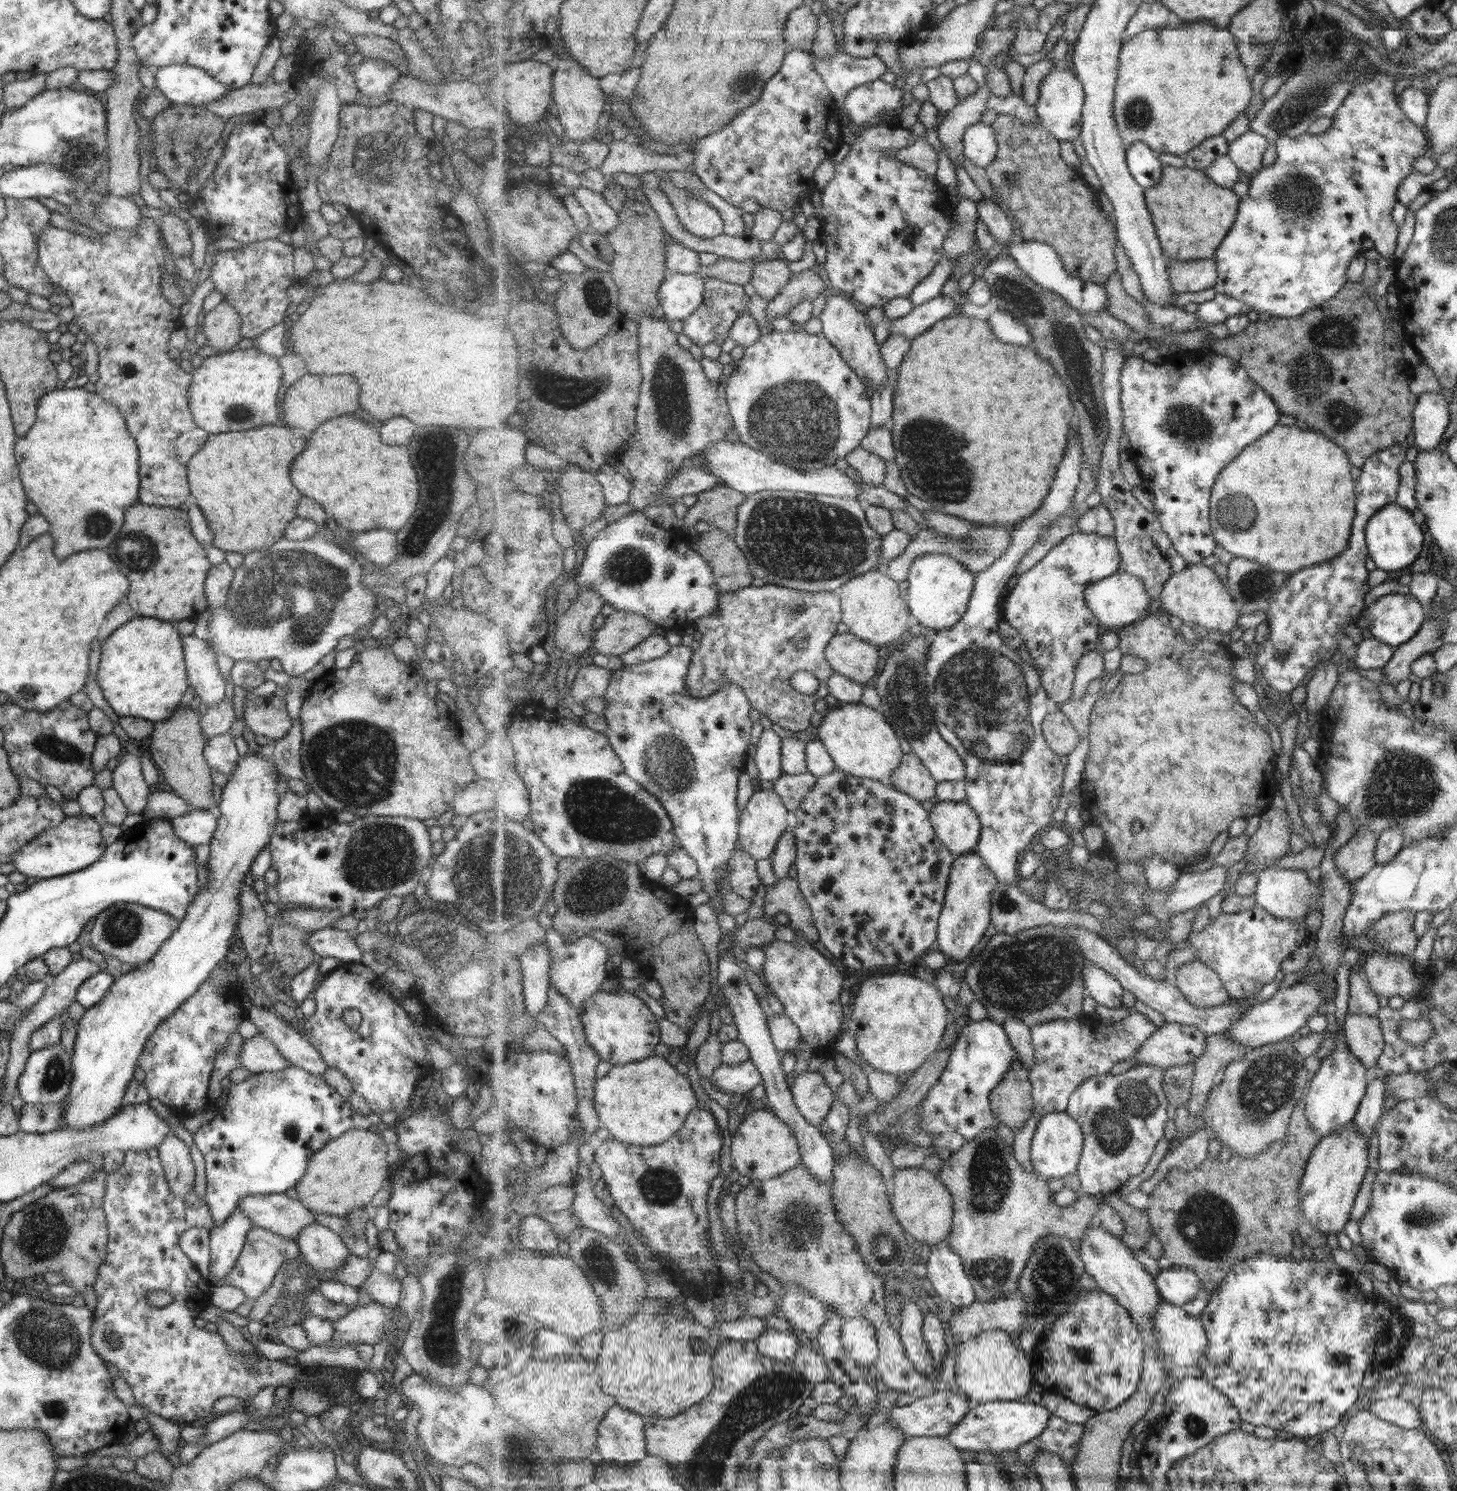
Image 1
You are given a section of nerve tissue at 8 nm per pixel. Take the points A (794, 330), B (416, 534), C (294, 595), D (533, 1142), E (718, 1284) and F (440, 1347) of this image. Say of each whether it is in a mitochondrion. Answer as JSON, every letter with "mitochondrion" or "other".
{"A":"other","B":"mitochondrion","C":"mitochondrion","D":"other","E":"other","F":"mitochondrion"}

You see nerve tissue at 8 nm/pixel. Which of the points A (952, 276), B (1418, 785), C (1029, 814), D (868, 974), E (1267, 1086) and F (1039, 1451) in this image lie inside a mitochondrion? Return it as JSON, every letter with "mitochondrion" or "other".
{"A":"other","B":"mitochondrion","C":"other","D":"other","E":"mitochondrion","F":"other"}

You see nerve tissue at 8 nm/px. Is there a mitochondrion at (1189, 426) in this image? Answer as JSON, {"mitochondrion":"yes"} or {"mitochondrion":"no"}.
{"mitochondrion":"yes"}

